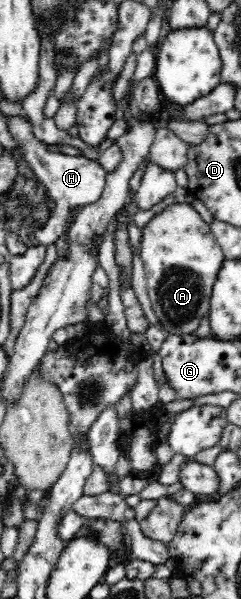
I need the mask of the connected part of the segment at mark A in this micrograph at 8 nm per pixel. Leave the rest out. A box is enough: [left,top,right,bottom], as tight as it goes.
[140,202,225,335]

